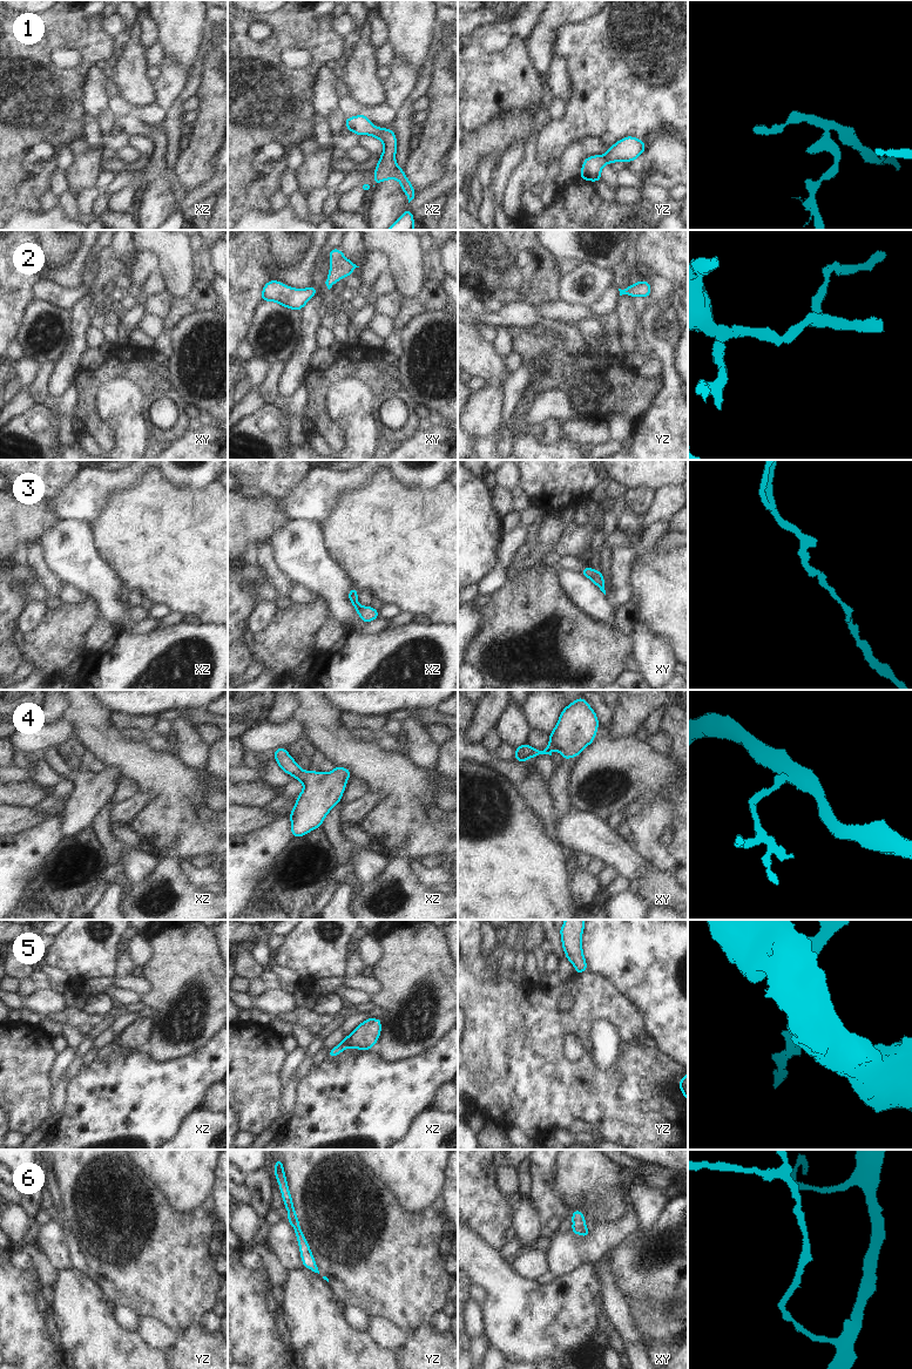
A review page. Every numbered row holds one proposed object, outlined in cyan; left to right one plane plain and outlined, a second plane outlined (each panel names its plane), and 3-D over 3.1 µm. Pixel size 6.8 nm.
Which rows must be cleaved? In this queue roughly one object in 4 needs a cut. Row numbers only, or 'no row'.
no row

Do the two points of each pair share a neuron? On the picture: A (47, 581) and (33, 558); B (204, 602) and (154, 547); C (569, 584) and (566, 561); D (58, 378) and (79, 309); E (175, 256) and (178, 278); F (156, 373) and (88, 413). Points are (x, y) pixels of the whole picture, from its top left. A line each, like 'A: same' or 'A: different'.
A: same
B: same
C: different
D: same
E: same
F: same

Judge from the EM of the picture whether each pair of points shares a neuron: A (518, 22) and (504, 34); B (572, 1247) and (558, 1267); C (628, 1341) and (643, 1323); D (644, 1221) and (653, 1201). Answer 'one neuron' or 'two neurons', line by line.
A: two neurons
B: one neuron
C: two neurons
D: one neuron

